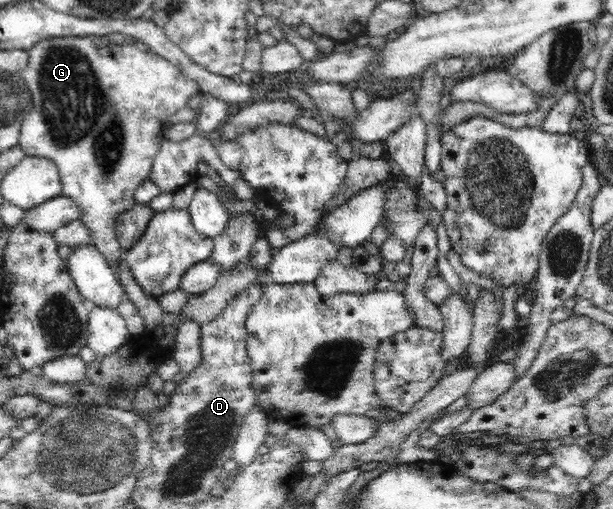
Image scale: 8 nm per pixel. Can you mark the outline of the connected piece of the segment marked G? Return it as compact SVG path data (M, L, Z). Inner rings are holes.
M105 36L105 37L77 37L77 38L75 38L75 37L49 37L49 39L45 39L45 41L41 41L41 43L37 43L37 45L35 45L35 47L33 47L33 48L31 48L31 49L28 49L28 51L27 51L27 52L28 52L28 64L27 64L27 65L26 65L26 66L25 66L25 67L24 67L24 68L23 68L23 69L22 69L22 70L21 70L21 71L20 71L20 72L19 72L19 74L20 74L20 76L21 76L21 77L22 77L22 78L23 78L23 79L24 79L24 80L25 80L25 83L26 83L26 84L27 84L27 85L28 85L28 88L29 88L29 89L30 89L30 93L31 93L31 94L32 94L32 101L33 101L33 106L34 106L34 107L33 107L33 109L32 109L32 110L31 110L31 111L29 111L29 114L27 114L27 117L25 117L25 119L24 119L24 120L23 120L23 123L22 123L22 124L21 124L21 127L20 127L20 138L19 138L19 141L18 141L18 144L19 144L19 146L21 146L21 148L23 148L23 152L25 152L25 156L39 156L39 157L45 157L45 158L49 158L49 159L51 159L51 160L53 160L53 162L55 162L55 164L57 164L57 167L58 167L58 170L59 170L59 175L60 175L60 178L61 178L61 181L62 181L62 184L63 184L63 191L61 191L61 194L63 194L63 196L67 196L67 197L70 197L70 198L73 198L73 200L75 200L75 202L77 202L77 206L79 206L79 220L83 220L83 222L85 222L85 224L87 224L87 228L89 228L89 230L91 230L91 233L92 233L92 237L93 237L93 240L94 240L94 245L93 245L93 247L95 247L95 248L97 248L97 250L99 250L99 252L101 252L101 254L103 254L103 256L105 256L105 260L107 260L107 262L109 262L109 266L111 266L111 268L113 268L113 272L115 272L115 274L117 274L117 278L118 278L118 273L116 273L116 271L117 271L117 268L118 268L118 261L119 261L119 260L121 260L121 259L123 259L123 255L124 255L124 254L125 254L125 253L123 253L123 252L122 252L122 251L121 251L121 249L120 249L120 248L119 248L119 242L117 242L117 238L115 238L115 233L114 233L114 227L115 227L115 220L116 220L116 217L117 217L117 216L118 216L118 215L121 215L121 213L123 213L123 212L124 212L124 211L127 211L127 210L130 210L130 209L131 209L131 208L132 208L132 207L133 207L133 206L134 206L134 205L135 205L135 204L136 204L136 201L135 201L135 200L134 200L134 193L135 193L135 190L136 190L136 189L137 189L137 187L139 187L139 186L140 186L140 185L141 185L141 184L142 184L142 183L143 183L143 181L145 181L145 180L147 180L147 179L148 179L148 178L149 178L149 175L150 175L150 173L151 173L151 170L152 170L152 163L153 163L153 162L154 162L154 157L155 157L155 156L156 156L156 155L157 155L157 152L158 152L158 151L159 151L159 148L160 148L160 145L161 145L161 142L162 142L162 141L163 141L163 140L164 140L164 139L165 139L165 138L166 138L166 136L165 136L165 123L166 123L166 122L167 122L167 119L169 119L169 117L171 117L171 116L172 116L172 115L173 115L173 114L175 114L175 113L177 113L177 111L179 111L179 109L184 109L184 108L185 108L185 107L188 107L188 103L189 103L189 100L190 100L190 99L191 99L191 98L192 98L192 97L193 97L193 96L194 96L194 95L196 95L196 94L197 94L197 93L198 93L198 91L200 91L200 87L199 87L199 86L198 86L198 85L197 85L197 82L195 82L195 81L193 81L193 80L190 80L190 79L189 79L189 78L188 78L188 77L187 77L187 76L185 76L185 74L184 74L184 73L183 73L183 72L182 72L182 71L181 71L181 70L180 70L180 69L177 69L177 66L176 66L176 65L173 65L173 62L170 62L170 61L167 61L167 60L166 60L166 59L165 59L165 58L163 58L163 57L161 57L161 56L160 56L160 55L159 55L159 54L157 54L157 53L155 53L155 52L152 52L152 51L151 51L151 50L149 50L149 51L148 51L148 52L145 52L145 51L141 51L141 49L139 49L139 47L135 47L135 45L134 45L134 44L133 44L133 45L122 45L122 46L115 46L115 45L113 45L113 44L112 44L112 42L111 42L111 41L110 41L110 40L109 40L109 37L108 37L108 36Z

